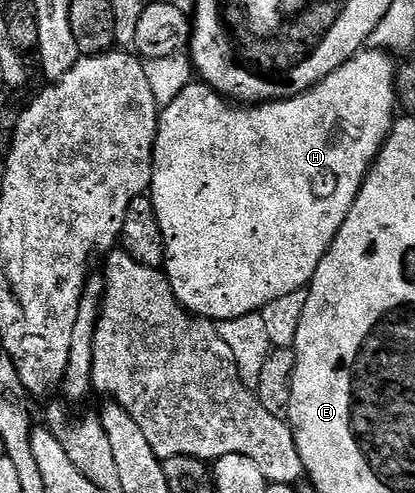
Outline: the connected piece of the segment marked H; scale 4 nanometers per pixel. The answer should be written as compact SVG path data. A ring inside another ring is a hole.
M361 50L355 56L351 56L338 70L331 72L322 82L315 84L309 92L290 96L287 100L261 102L251 106L241 106L221 96L208 84L191 82L178 94L174 102L162 108L154 142L150 195L164 239L162 271L168 277L180 305L187 312L213 322L242 318L251 312L259 312L270 302L274 302L274 298L294 294L294 290L299 288L307 289L318 270L318 262L322 262L326 250L330 250L338 230L342 230L342 222L346 222L346 214L350 214L350 206L354 206L362 182L372 169L372 163L376 160L381 146L392 133L393 123L398 116L396 98L398 64L391 59L395 60L384 50Z

